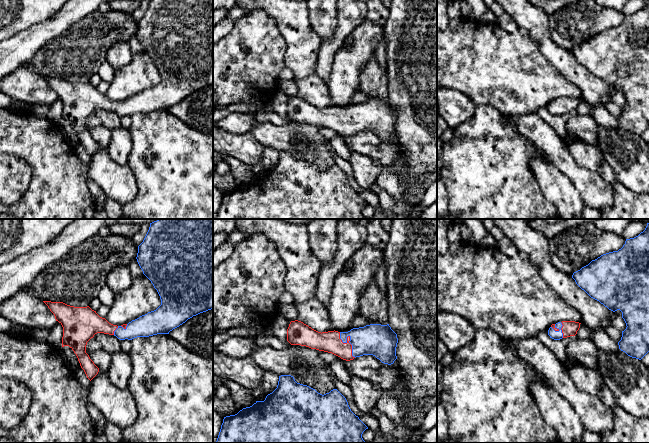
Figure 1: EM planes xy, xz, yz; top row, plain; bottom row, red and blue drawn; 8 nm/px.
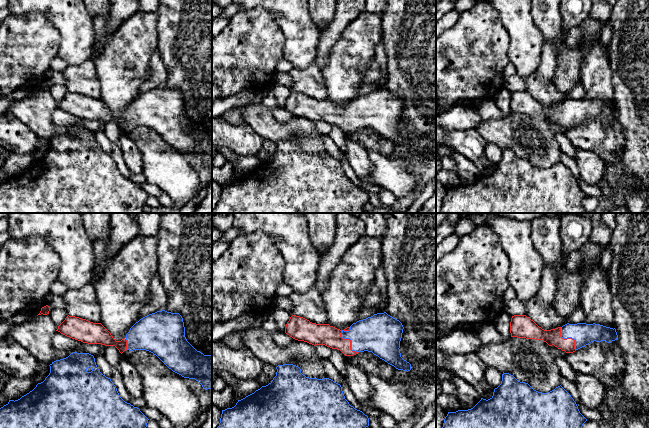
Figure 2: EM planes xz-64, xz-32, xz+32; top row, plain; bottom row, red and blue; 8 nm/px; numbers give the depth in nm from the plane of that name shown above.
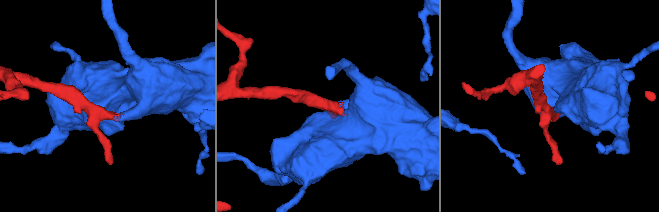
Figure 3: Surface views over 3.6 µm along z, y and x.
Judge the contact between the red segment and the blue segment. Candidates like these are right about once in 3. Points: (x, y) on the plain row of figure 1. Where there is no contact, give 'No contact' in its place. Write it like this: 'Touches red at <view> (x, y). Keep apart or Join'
Touches red at xz (349, 119). Join

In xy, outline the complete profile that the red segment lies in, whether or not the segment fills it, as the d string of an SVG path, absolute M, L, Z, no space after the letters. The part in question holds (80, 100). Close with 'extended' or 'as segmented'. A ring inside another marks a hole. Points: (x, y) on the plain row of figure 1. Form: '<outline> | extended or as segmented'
M150 0L149 6L138 22L137 38L143 50L157 66L161 81L128 100L121 102L109 99L96 87L87 83L74 83L63 78L43 77L54 90L56 97L63 103L62 123L69 122L76 130L81 144L91 157L99 148L99 144L86 129L87 118L97 109L114 111L120 116L132 116L137 113L149 113L157 110L169 110L170 107L200 89L213 85L213 0Z | extended

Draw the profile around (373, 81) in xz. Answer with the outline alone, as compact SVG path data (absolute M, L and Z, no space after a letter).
M376 56L367 63L360 76L360 92L368 96L368 100L388 100L387 71L380 66Z

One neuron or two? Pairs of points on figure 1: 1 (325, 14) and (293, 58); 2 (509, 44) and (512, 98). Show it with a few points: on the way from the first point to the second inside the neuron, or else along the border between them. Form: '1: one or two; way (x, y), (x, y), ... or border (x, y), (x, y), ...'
1: two; border (308, 10), (308, 20), (311, 28), (322, 40)
2: one; way (509, 57), (511, 85)

